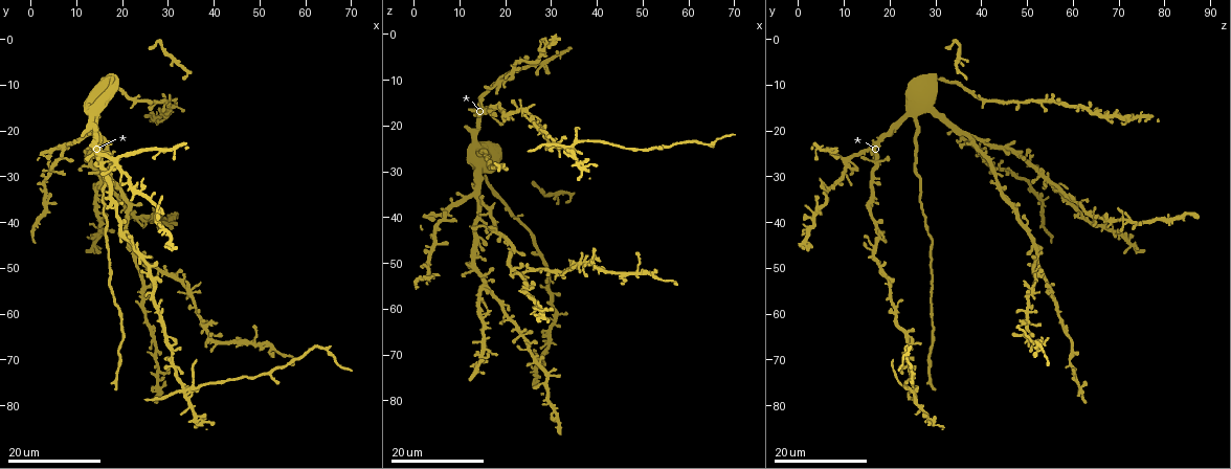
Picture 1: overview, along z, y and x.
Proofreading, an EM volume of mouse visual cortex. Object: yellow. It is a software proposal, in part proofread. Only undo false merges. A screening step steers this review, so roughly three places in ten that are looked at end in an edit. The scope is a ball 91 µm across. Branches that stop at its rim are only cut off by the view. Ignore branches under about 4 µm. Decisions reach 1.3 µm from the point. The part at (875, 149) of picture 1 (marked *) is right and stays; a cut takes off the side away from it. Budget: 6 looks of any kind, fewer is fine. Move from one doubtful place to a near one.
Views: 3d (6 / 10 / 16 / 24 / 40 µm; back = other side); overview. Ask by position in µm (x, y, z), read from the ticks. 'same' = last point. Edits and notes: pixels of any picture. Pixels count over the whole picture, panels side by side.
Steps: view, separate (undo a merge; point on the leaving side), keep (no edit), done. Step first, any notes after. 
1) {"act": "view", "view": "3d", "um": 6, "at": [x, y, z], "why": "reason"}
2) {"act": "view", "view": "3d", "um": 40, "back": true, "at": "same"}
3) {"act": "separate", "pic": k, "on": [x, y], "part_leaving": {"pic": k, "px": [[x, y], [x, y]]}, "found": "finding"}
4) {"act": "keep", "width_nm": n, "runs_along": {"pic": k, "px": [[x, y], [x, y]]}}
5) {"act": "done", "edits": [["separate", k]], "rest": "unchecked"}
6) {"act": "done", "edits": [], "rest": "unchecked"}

{"act": "view", "view": "3d", "um": 24, "at": [31.5, 4.0, 34.5], "why": "looks like a crossing"}

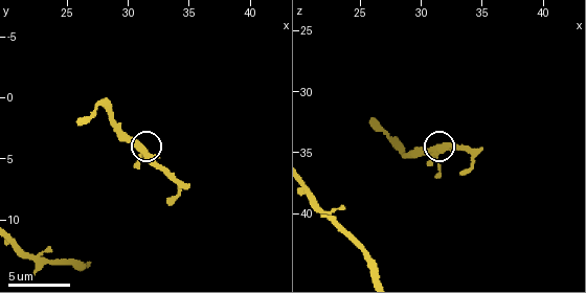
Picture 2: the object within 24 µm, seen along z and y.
{"act": "view", "view": "3d", "um": 6, "at": [31.4, 4.6, 34.6], "why": "closer look"}

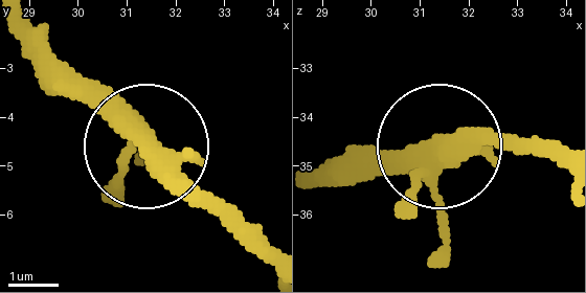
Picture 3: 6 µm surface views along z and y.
{"act": "keep", "arms": 4, "found": "one neuron here"}

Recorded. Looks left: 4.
{"act": "view", "view": "3d", "um": 24, "at": [13.0, 28.0, 51.5], "why": "four or more arms meet"}

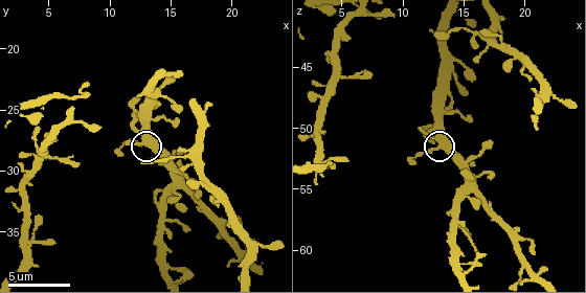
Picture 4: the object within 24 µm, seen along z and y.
{"act": "view", "view": "3d", "um": 6, "at": [13.2, 27.8, 51.6]}

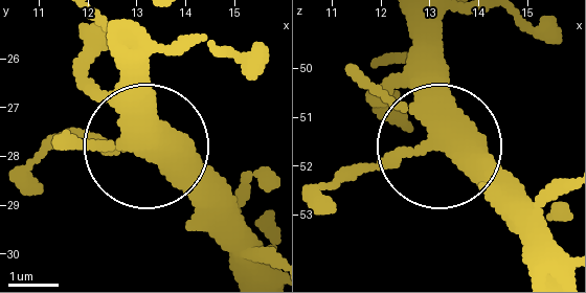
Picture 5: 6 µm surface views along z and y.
{"act": "keep", "width_nm": 400, "runs_along": {"pic": 5, "px": [[445, 20], [441, 141], [336, 179]]}, "found": "continuous, no second neuron"}

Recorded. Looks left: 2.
{"act": "view", "view": "3d", "um": 24, "at": [56.0, 69.5, 54.0], "why": "calibre changes"}

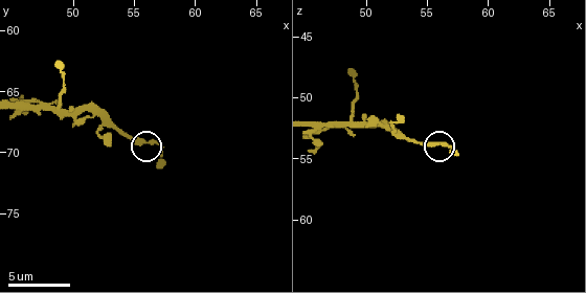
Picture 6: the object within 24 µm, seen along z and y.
{"act": "view", "view": "3d", "um": 10, "at": [56.4, 69.0, 54.0], "why": "closer look"}

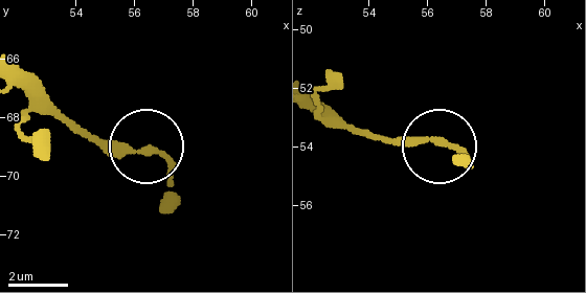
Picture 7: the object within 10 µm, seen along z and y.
{"act": "keep", "width_nm": 240, "runs_along": {"pic": 7, "px": [[24, 79], [91, 133], [159, 153], [179, 196]]}, "found": "continuous, no second neuron"}

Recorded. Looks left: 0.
{"act": "done", "edits": [], "rest": "unchecked"}

